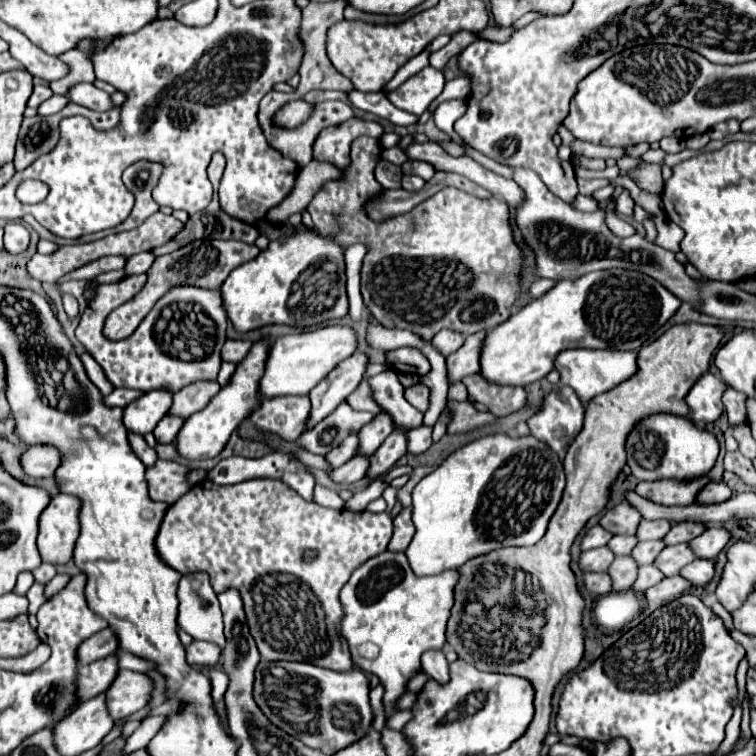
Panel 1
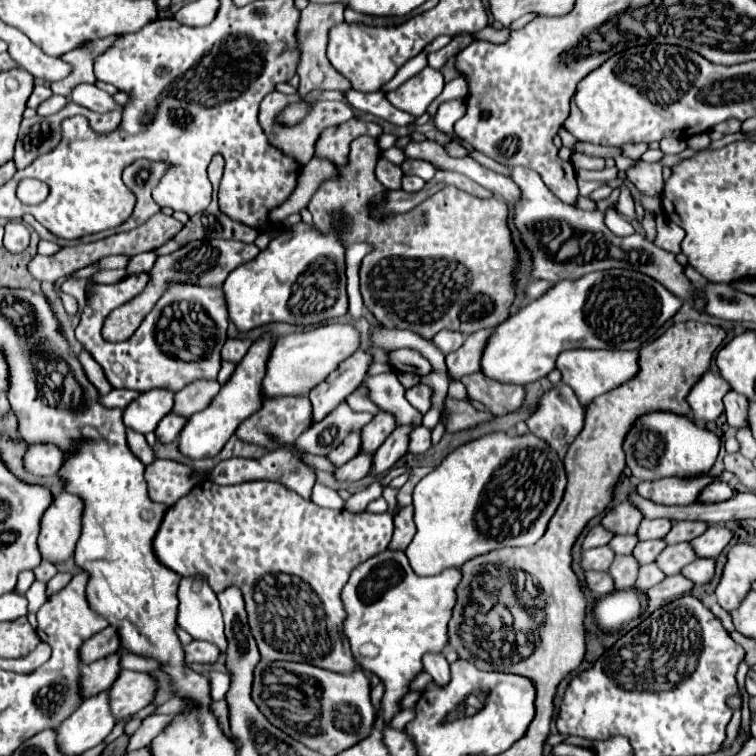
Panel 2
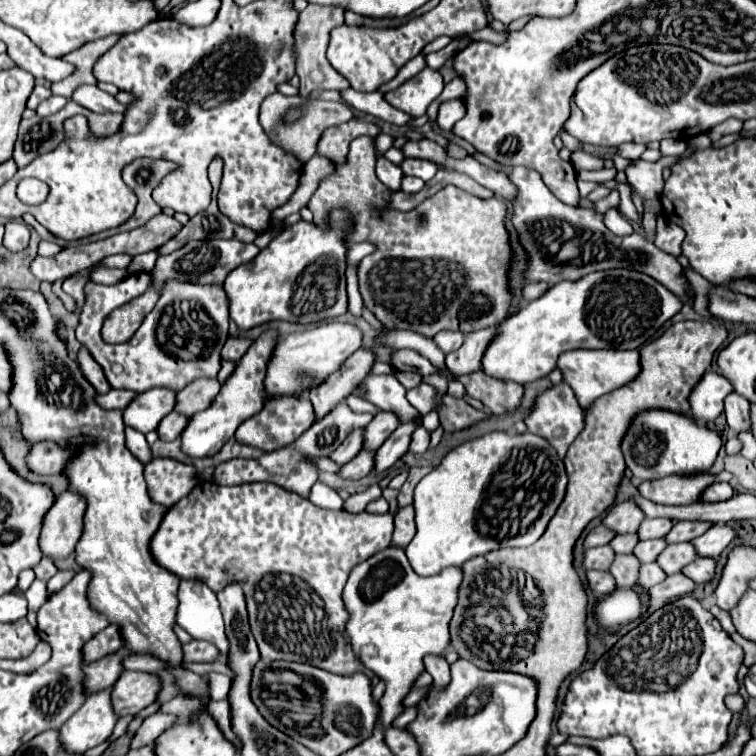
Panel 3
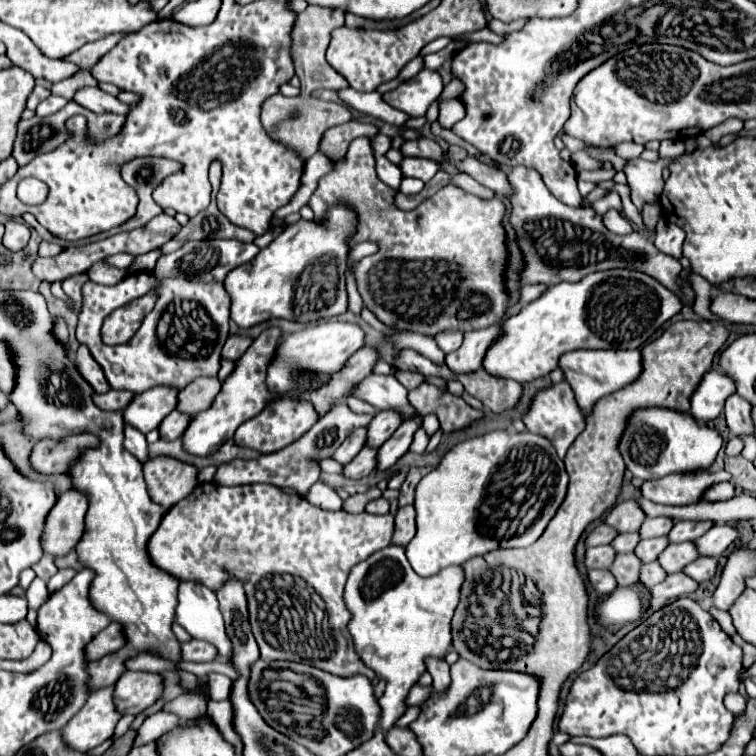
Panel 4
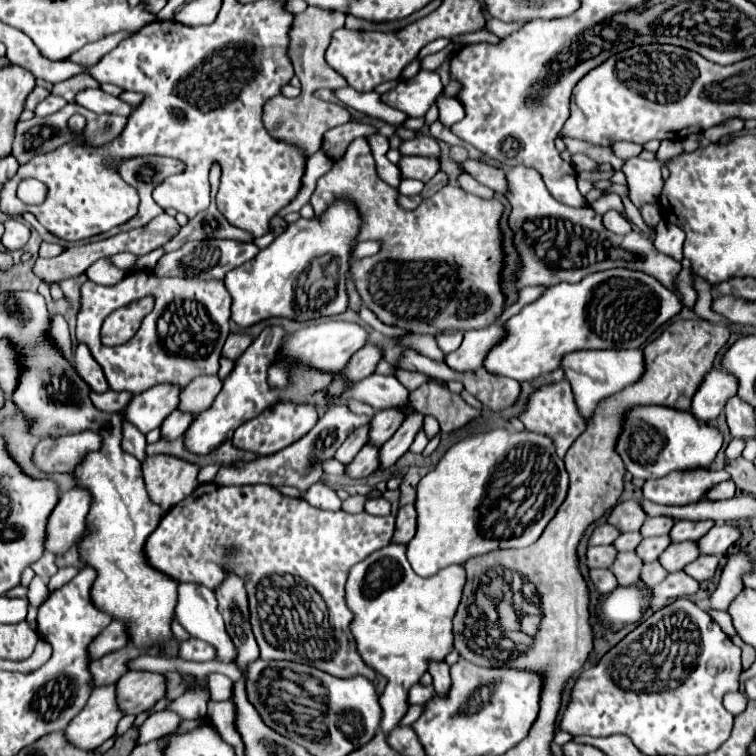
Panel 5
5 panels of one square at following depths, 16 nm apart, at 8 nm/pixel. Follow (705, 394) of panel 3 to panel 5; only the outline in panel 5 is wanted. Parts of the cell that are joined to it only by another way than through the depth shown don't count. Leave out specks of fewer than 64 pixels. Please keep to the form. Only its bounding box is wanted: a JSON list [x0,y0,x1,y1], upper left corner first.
[692,370,738,422]

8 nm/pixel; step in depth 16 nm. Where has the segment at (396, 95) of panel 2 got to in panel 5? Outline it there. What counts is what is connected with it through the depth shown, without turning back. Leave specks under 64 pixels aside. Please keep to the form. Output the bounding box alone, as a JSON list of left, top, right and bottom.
[380,72,442,116]

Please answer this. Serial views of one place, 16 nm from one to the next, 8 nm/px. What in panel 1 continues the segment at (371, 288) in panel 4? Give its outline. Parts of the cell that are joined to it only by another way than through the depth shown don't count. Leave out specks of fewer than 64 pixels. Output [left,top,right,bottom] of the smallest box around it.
[308,136,522,340]

